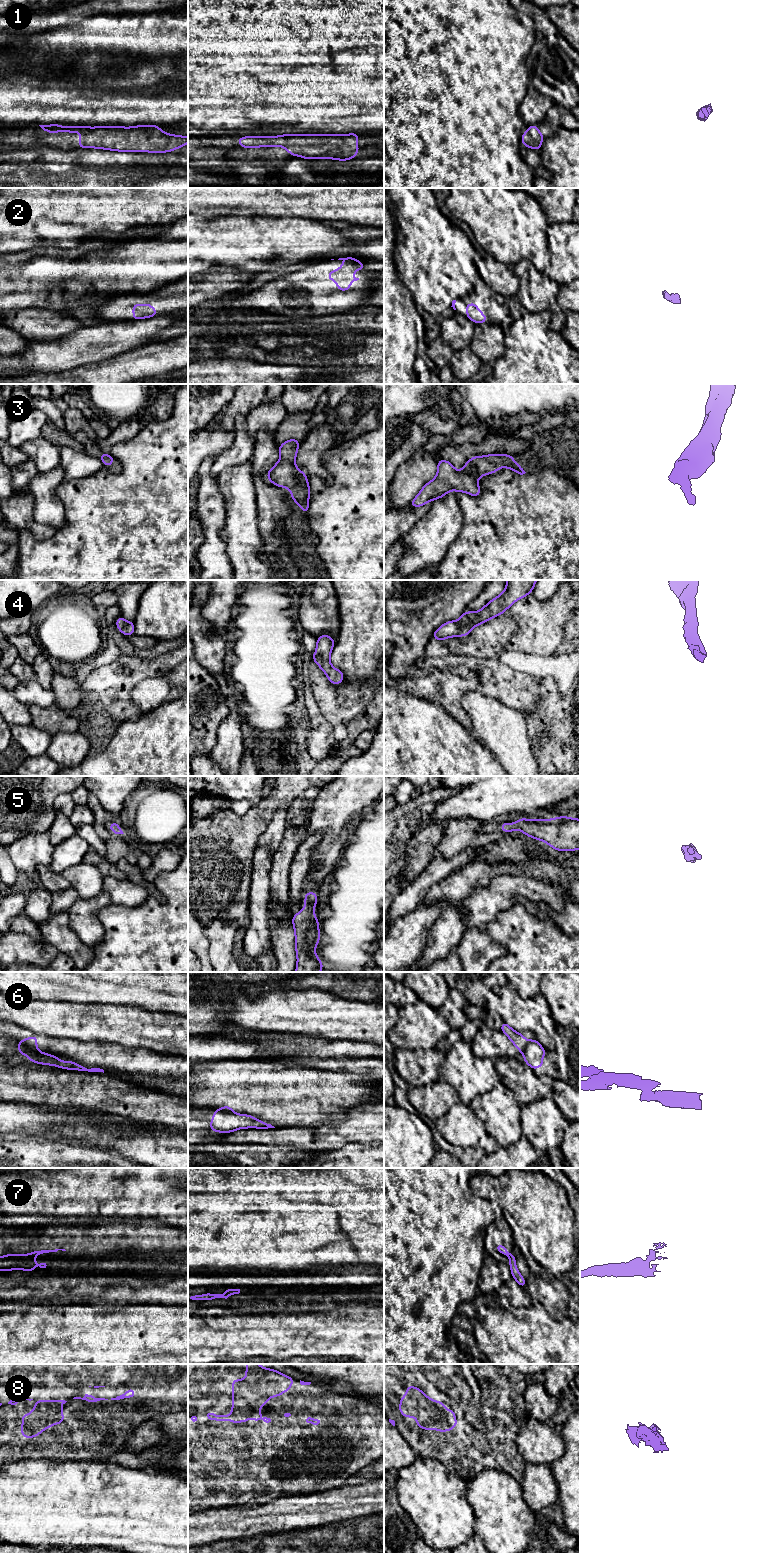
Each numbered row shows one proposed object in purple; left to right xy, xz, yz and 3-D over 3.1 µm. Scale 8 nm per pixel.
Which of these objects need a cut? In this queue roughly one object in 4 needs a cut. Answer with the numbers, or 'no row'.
6, 7

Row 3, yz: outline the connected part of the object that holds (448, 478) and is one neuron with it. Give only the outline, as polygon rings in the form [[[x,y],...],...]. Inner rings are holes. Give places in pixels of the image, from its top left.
[[[489,454],[486,456],[474,456],[469,459],[461,471],[457,471],[447,460],[437,461],[437,475],[433,480],[425,484],[422,490],[412,500],[409,506],[420,507],[429,501],[444,497],[449,491],[466,492],[478,497],[481,489],[478,478],[485,474],[494,474],[496,470],[509,468],[523,475],[526,472],[513,460],[513,455]]]

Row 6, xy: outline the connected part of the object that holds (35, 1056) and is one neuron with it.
[[[18,1042],[18,1051],[22,1055],[26,1055],[31,1060],[31,1063],[52,1065],[52,1066],[57,1066],[58,1068],[61,1068],[61,1069],[104,1073],[104,1070],[100,1068],[87,1069],[78,1063],[68,1061],[68,1060],[61,1062],[58,1057],[54,1055],[50,1055],[48,1053],[43,1053],[43,1052],[33,1050],[23,1045],[21,1042]]]

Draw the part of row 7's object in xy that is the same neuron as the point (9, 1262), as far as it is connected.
[[[7,1254],[0,1257],[0,1270],[12,1271],[14,1269],[22,1269],[25,1272],[35,1271],[35,1261],[32,1254],[16,1255]]]

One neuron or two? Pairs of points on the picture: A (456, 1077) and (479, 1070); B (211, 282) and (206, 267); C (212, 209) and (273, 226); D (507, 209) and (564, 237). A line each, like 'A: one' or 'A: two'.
A: one
B: two
C: two
D: two

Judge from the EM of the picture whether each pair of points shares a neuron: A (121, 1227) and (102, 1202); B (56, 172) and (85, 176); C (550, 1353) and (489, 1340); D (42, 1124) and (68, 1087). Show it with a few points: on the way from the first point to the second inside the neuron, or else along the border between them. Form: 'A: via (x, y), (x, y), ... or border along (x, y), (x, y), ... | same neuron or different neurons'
A: border along (92, 1215), (113, 1220), (129, 1221) | different neurons
B: via (63, 176), (78, 176) | same neuron
C: via (535, 1353), (524, 1353), (504, 1340) | same neuron
D: border along (30, 1103), (60, 1110) | different neurons

